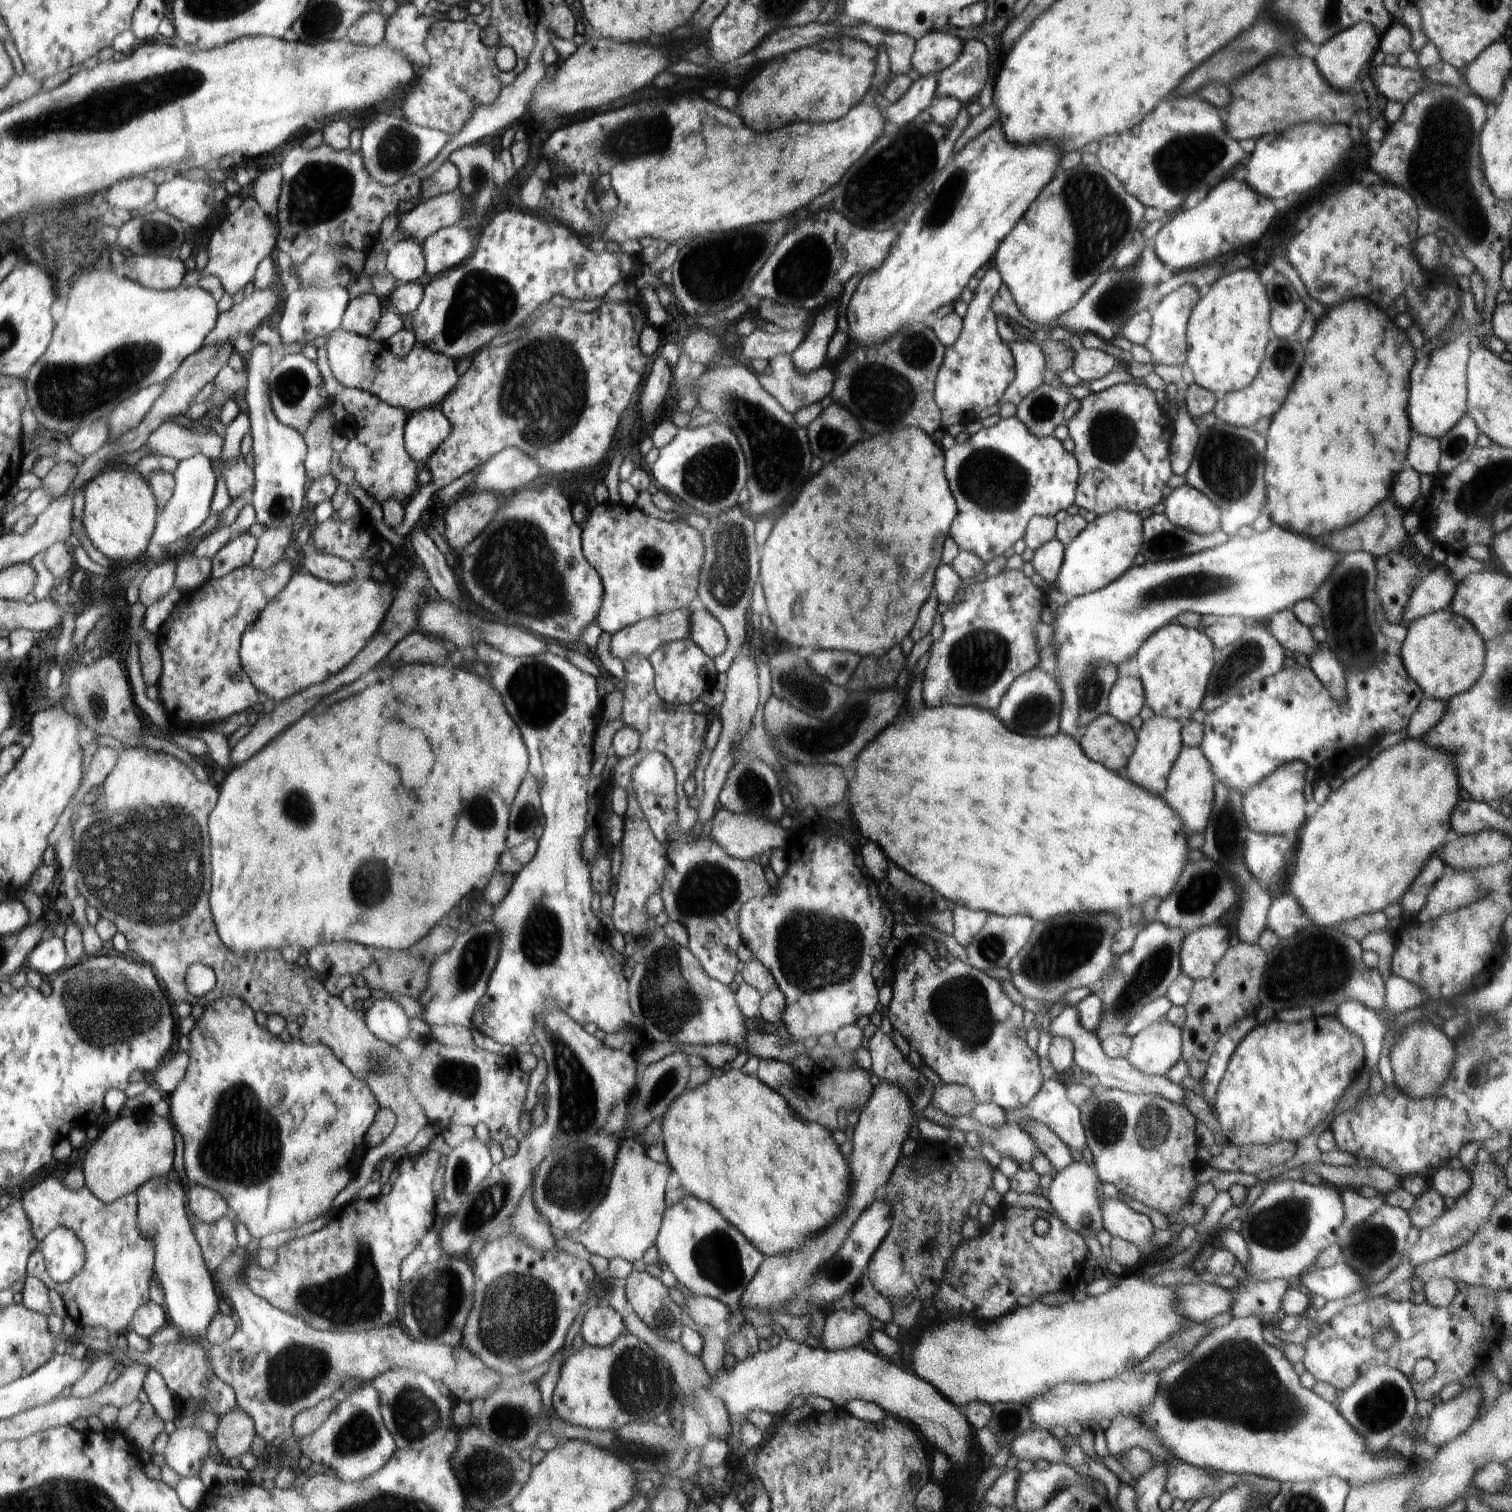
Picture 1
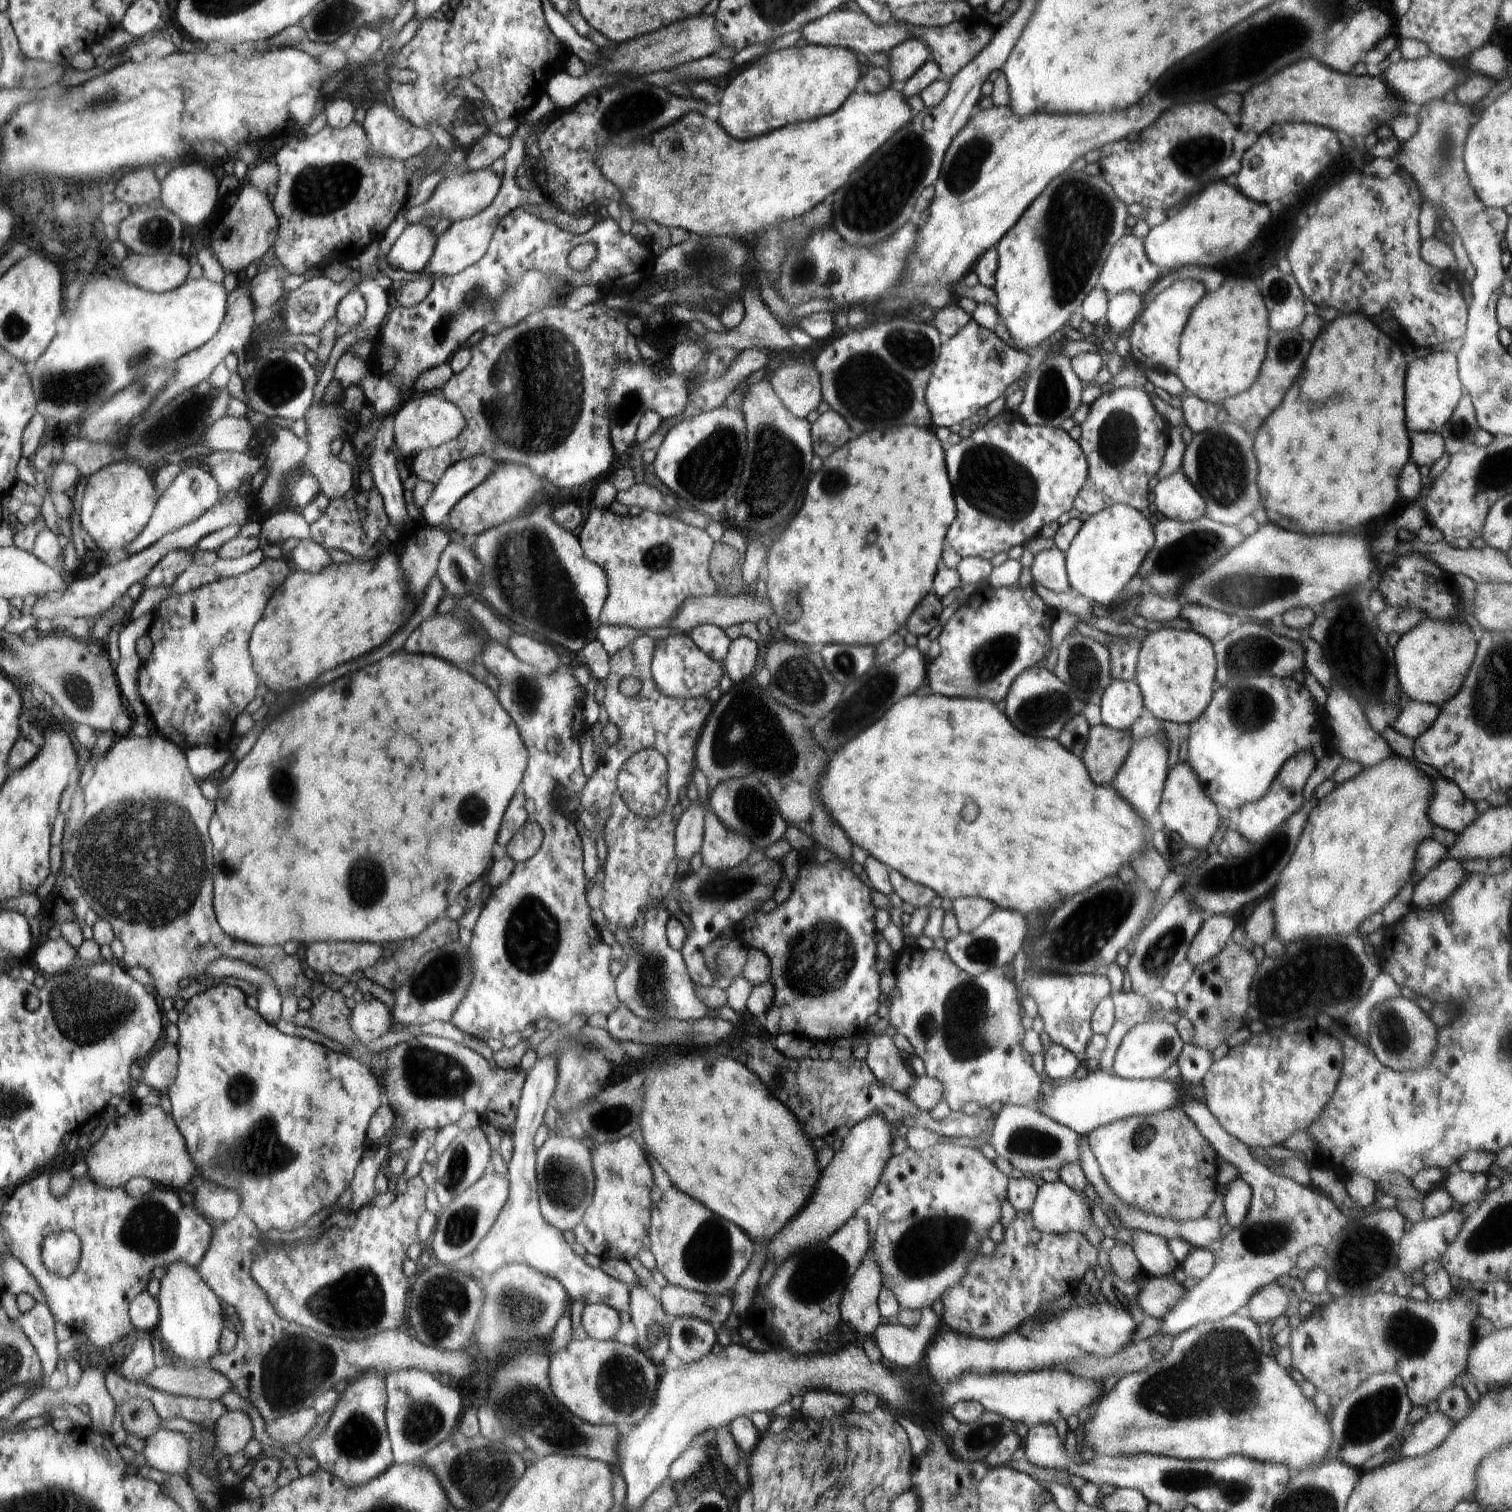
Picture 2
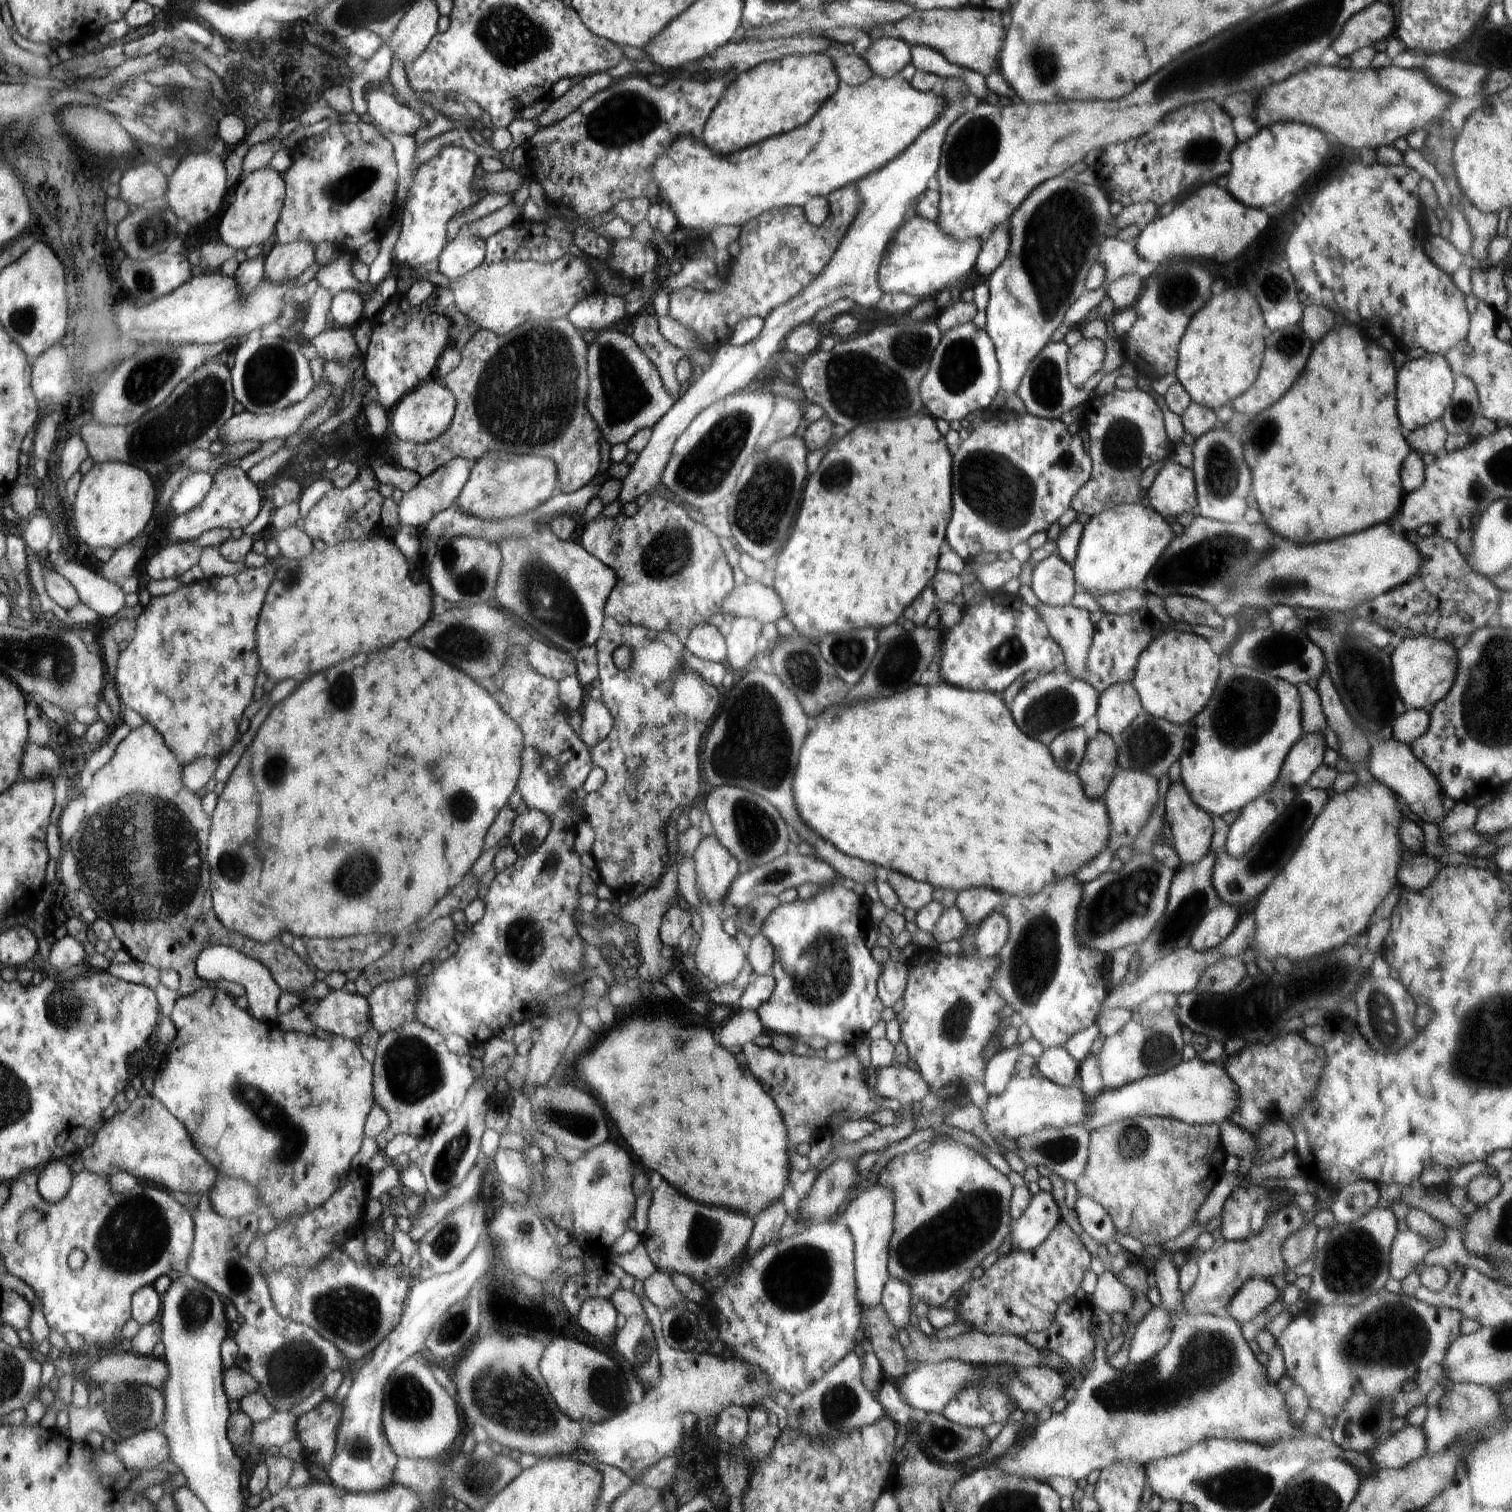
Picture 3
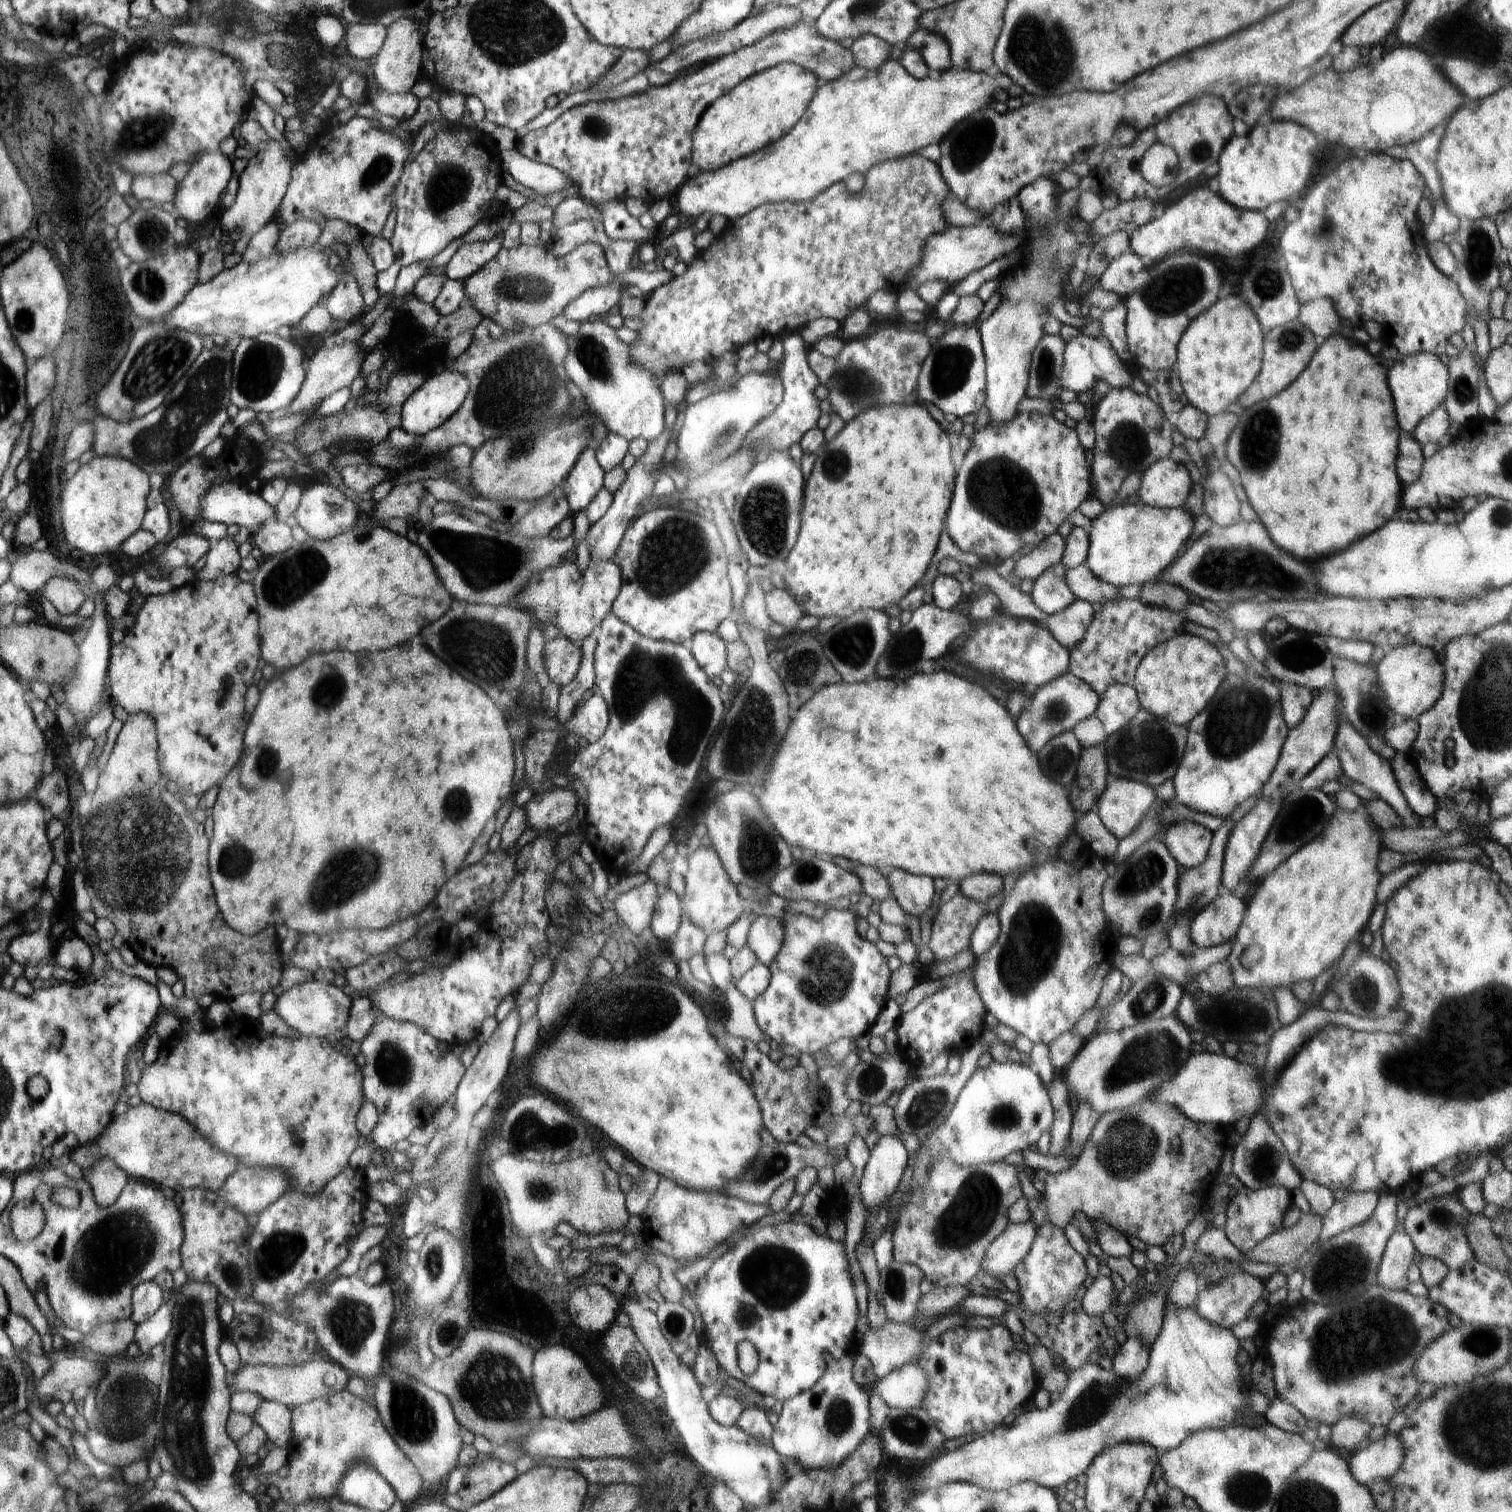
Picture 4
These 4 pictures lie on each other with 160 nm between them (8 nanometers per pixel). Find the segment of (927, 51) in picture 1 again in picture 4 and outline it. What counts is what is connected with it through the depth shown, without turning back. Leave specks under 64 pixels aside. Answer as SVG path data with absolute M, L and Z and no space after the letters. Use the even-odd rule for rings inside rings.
M866 34L856 38L850 50L854 65L867 70L880 68L886 60L891 60L892 46L873 35Z

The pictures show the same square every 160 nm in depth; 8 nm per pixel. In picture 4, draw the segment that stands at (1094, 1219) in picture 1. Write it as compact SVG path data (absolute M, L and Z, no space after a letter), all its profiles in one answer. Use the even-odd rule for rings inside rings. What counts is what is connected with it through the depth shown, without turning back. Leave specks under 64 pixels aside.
M1032 1219L1022 1224L1008 1224L1008 1227L988 1246L984 1260L980 1264L996 1280L1003 1275L1012 1274L1012 1270L1022 1262L1030 1251L1036 1236L1036 1224Z

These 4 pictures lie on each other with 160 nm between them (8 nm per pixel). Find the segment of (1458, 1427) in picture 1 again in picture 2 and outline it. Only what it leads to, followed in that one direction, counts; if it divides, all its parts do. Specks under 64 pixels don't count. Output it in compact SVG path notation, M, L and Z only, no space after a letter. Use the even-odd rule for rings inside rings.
M1437 1411L1426 1414L1414 1425L1413 1434L1402 1440L1401 1454L1408 1458L1418 1458L1440 1446L1457 1420L1450 1415Z

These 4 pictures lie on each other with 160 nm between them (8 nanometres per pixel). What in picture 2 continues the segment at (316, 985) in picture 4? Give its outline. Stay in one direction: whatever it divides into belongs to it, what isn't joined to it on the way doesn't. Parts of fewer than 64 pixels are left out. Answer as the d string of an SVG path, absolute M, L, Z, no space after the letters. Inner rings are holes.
M368 997L364 1002L354 1004L351 1020L355 1037L366 1045L390 1032L394 1022L391 1008L378 999Z

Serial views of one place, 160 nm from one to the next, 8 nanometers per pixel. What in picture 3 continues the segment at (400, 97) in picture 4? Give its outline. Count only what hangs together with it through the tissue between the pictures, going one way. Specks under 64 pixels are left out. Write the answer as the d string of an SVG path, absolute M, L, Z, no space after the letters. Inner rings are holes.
M372 90L366 96L368 114L372 116L374 124L386 132L415 136L418 129L424 127L425 121L420 114L398 101L399 98L392 94L387 94L382 90Z

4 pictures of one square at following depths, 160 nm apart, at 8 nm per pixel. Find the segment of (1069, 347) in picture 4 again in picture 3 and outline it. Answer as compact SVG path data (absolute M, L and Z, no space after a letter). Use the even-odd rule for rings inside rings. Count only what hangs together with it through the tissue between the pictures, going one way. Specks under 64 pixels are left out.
M1080 340L1068 350L1067 372L1070 382L1076 388L1081 388L1091 376L1101 371L1104 360L1105 346L1101 340Z

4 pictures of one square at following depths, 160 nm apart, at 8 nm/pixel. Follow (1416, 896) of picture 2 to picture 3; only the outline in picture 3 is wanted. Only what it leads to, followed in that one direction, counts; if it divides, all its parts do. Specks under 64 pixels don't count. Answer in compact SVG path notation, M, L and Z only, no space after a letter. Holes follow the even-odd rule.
M1423 853L1418 856L1414 865L1404 860L1400 862L1397 882L1409 890L1422 890L1434 880L1434 876L1441 868L1442 866L1435 856Z

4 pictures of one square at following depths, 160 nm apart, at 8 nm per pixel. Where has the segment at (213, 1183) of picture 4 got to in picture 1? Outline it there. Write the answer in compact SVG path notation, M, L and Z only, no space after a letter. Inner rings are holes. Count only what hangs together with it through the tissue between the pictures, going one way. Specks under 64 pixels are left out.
M152 1107L136 1108L121 1112L104 1126L84 1158L83 1174L85 1186L104 1203L112 1203L128 1194L136 1193L156 1176L166 1176L174 1162L174 1130L166 1118L154 1113Z

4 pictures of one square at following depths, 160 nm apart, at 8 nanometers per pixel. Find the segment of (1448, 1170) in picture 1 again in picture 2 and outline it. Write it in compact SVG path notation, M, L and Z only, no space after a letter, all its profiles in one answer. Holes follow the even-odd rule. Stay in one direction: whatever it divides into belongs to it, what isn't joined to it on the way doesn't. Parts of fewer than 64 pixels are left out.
M1458 1170L1458 1172L1447 1173L1442 1186L1451 1194L1451 1197L1466 1206L1470 1201L1482 1198L1492 1188L1494 1182L1484 1173L1471 1173Z

